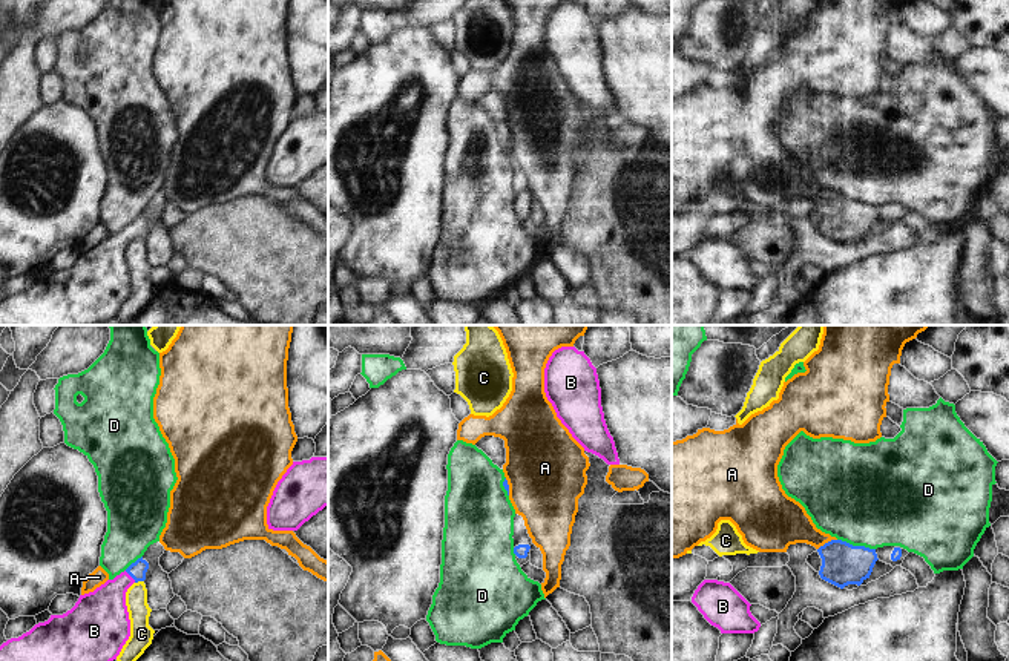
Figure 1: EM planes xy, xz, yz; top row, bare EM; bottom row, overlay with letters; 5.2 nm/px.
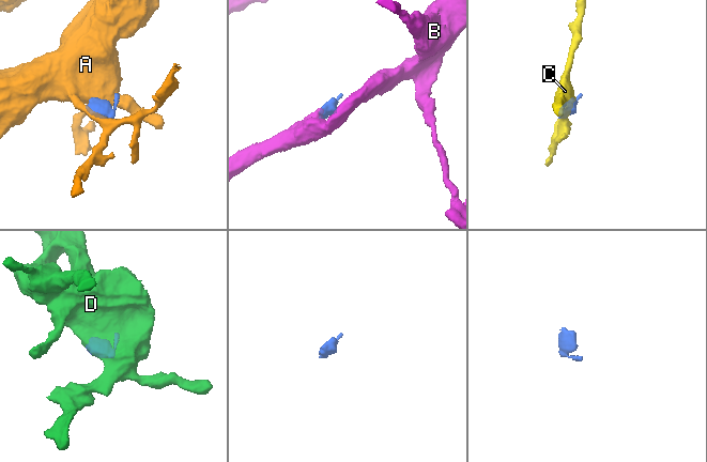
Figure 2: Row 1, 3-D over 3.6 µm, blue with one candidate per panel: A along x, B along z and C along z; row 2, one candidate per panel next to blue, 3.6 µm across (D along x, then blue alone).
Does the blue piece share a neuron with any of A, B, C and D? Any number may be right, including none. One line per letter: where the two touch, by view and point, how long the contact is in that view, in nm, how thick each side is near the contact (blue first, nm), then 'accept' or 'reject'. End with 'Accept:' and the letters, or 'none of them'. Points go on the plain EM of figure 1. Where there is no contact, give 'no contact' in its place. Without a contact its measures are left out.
A: contact yz (827, 200); length 120 nm; calibres 220 and 240 nm; reject
B: contact xy (131, 232); length 90 nm; calibres 90 and 260 nm; accept
C: contact xy (138, 236); length 50 nm; calibres 90 and 120 nm; reject
D: contact yz (856, 203); length 200 nm; calibres 220 and 480 nm; reject
Accept: B

